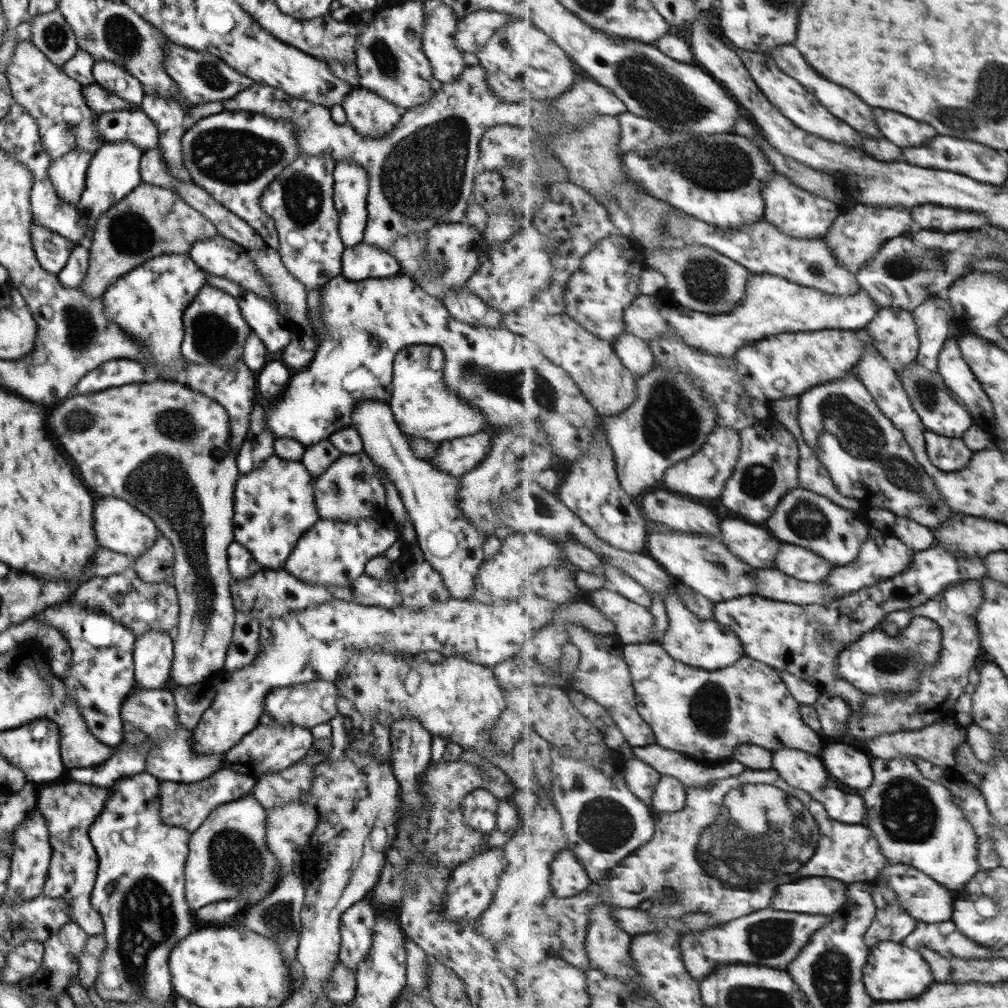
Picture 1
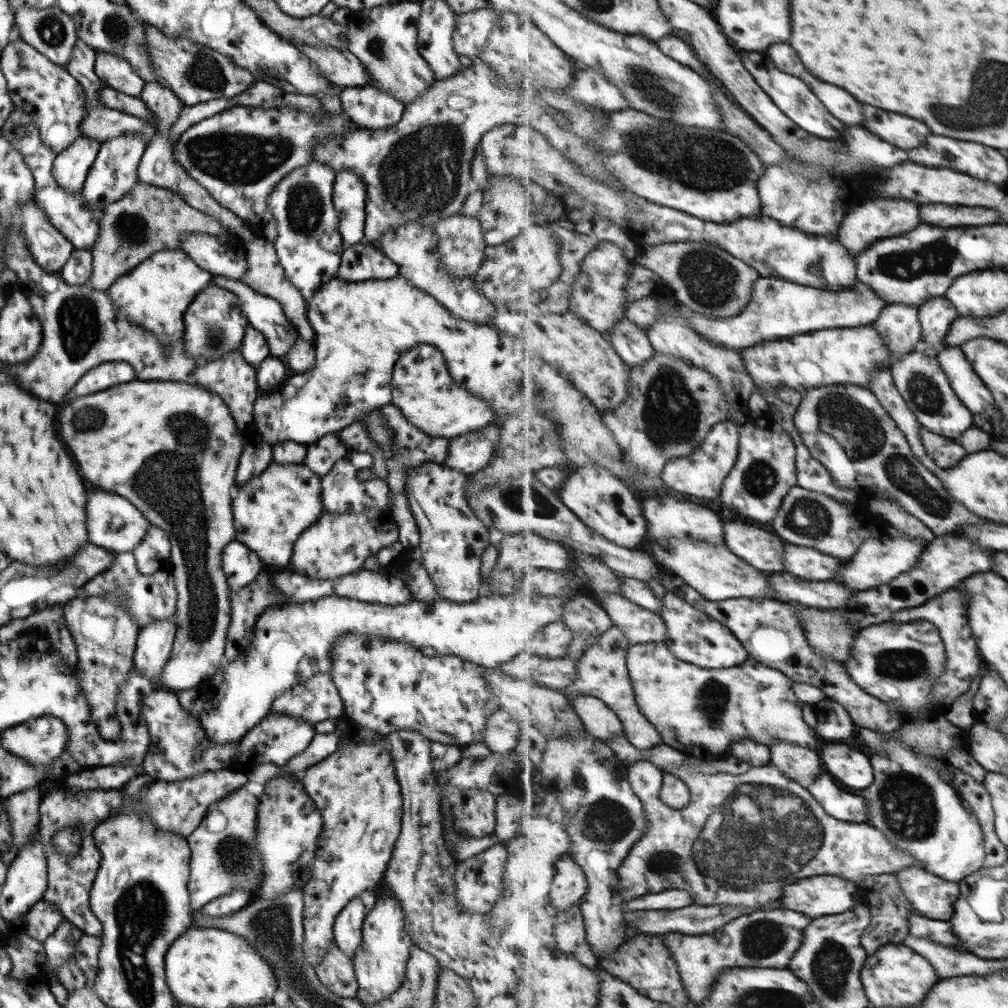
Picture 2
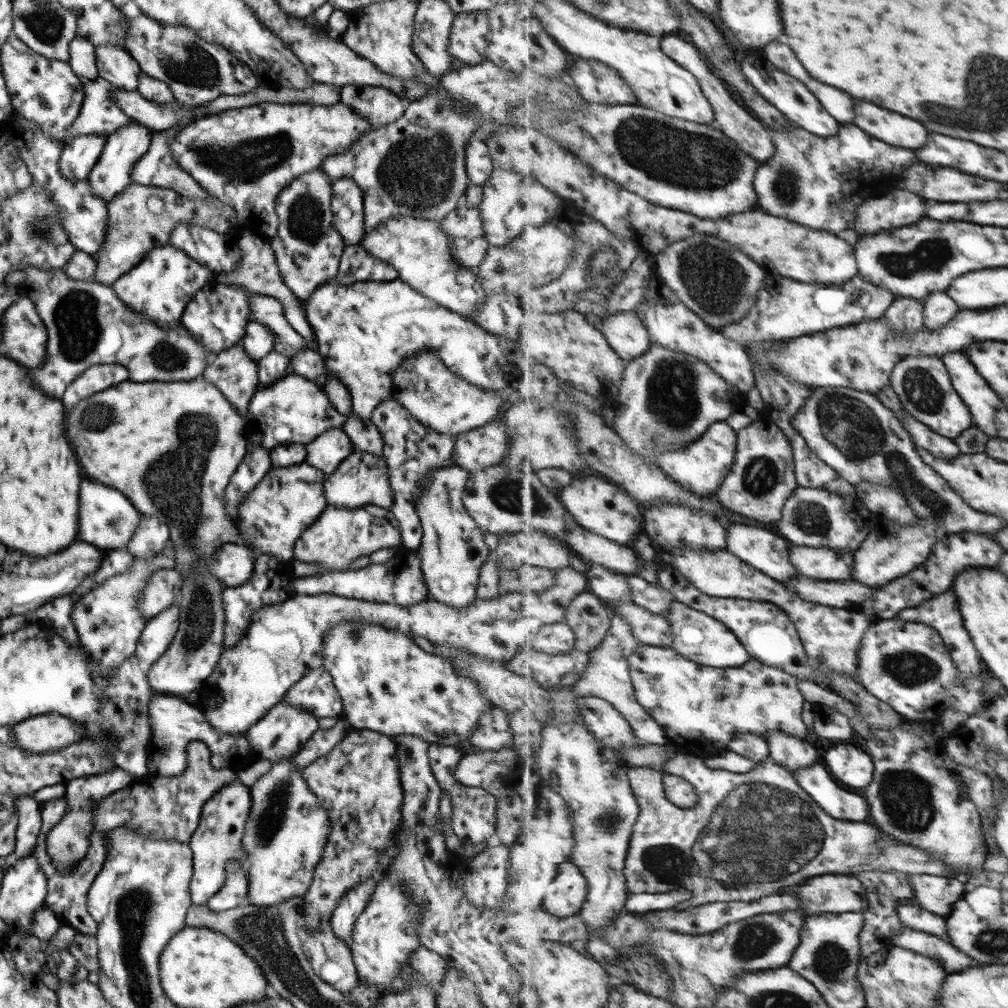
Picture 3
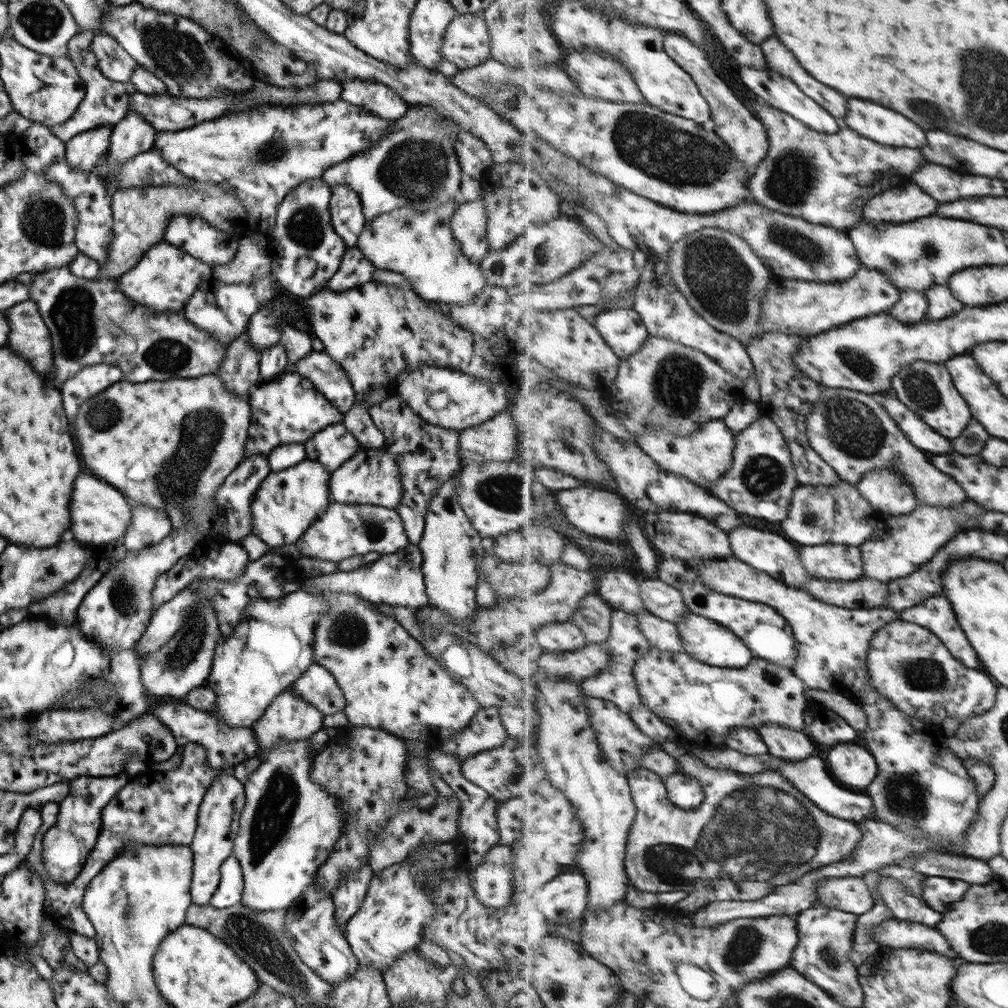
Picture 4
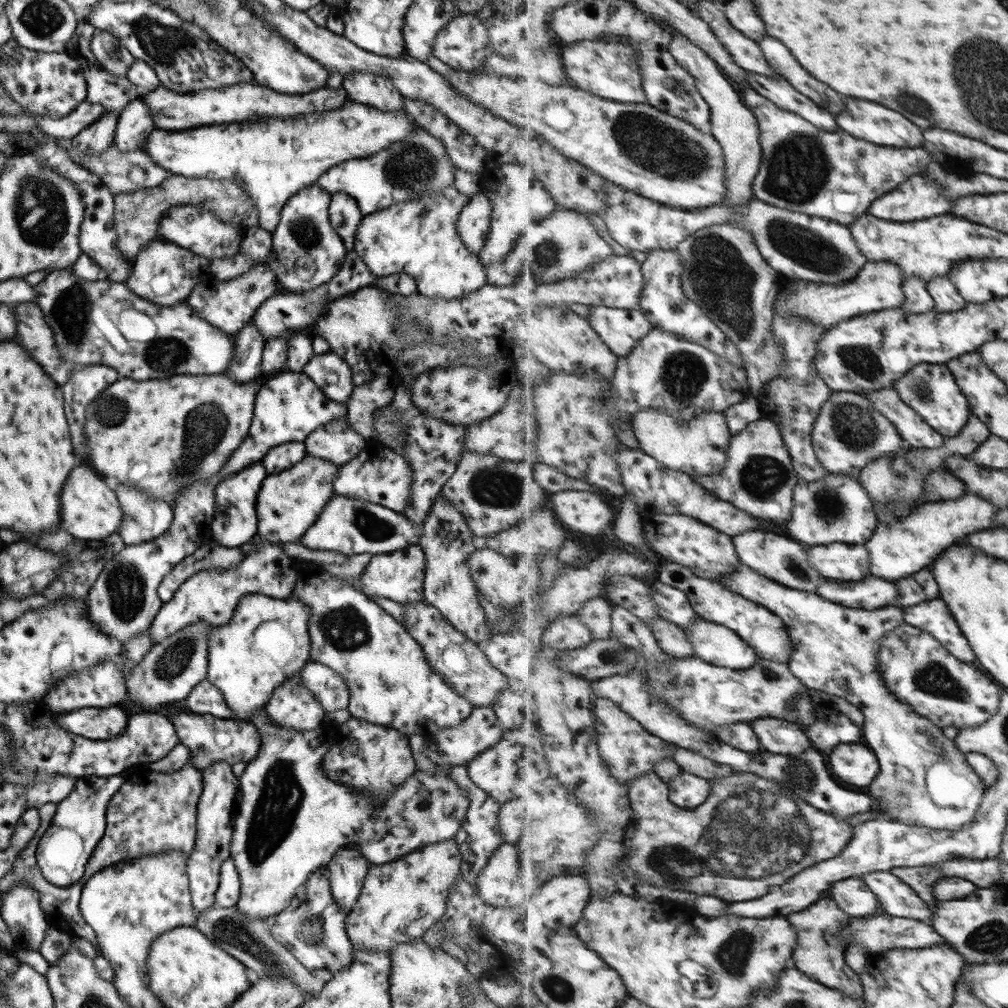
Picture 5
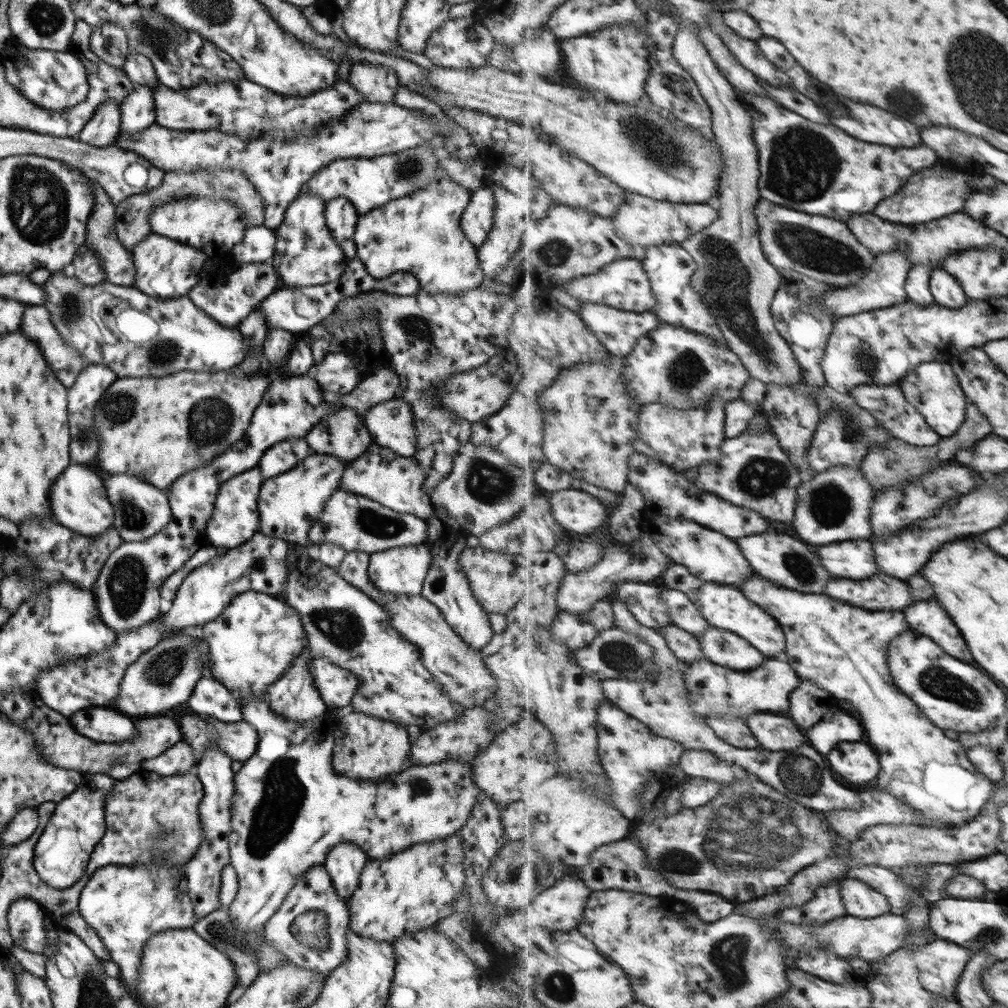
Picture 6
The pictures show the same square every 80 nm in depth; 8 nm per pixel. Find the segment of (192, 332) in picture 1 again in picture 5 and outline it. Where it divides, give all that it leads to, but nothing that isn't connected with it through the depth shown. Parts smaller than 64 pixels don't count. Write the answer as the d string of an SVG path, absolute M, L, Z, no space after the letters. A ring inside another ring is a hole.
M263 262L255 264L251 270L245 271L245 274L235 277L233 280L218 280L210 275L203 277L191 289L184 302L207 324L218 328L225 334L234 335L243 328L246 322L251 320L261 303L275 293L275 283L275 275L267 269L267 264Z

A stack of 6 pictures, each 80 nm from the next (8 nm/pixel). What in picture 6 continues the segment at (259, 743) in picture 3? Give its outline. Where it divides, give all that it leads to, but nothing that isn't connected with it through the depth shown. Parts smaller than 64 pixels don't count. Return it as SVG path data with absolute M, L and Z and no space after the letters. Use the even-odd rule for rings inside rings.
M303 647L285 673L265 691L269 708L285 720L319 720L327 709L309 675L308 666L312 660L309 650Z

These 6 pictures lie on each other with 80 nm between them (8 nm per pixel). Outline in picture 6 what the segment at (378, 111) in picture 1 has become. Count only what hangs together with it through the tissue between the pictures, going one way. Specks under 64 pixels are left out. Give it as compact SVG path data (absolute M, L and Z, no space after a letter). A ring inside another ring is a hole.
M356 62L350 65L346 80L362 94L367 103L393 103L396 89L399 87L392 68L368 62Z

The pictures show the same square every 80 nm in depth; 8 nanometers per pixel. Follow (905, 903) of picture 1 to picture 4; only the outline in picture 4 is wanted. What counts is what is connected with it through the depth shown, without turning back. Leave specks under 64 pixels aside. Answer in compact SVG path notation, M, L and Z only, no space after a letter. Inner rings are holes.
M928 876L924 880L922 894L933 910L943 913L950 904L963 901L971 887L972 884L964 880Z

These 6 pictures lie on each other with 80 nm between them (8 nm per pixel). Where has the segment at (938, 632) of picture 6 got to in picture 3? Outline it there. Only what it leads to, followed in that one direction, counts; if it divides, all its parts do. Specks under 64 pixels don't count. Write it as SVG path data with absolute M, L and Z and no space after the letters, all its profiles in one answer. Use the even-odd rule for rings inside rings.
M947 591L935 598L926 600L915 608L903 610L897 618L906 622L917 622L933 626L942 636L942 640L947 648L950 648L951 655L954 656L955 666L959 669L959 679L965 681L967 677L977 677L983 672L983 662L969 632L964 628L963 614L959 610L957 594L955 591Z

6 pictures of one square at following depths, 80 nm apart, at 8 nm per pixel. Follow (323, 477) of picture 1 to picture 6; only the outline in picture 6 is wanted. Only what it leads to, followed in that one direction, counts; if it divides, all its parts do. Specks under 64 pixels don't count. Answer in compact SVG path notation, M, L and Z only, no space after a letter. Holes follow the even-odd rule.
M371 442L363 454L347 463L341 473L338 489L374 500L395 512L426 519L434 507L422 490L423 481L424 470L412 457L399 456L396 452Z

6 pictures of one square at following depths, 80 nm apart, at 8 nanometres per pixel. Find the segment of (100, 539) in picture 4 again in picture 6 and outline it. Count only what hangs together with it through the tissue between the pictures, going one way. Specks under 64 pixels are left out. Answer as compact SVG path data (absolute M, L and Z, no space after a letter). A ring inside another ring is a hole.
M67 466L63 470L63 476L53 482L51 486L51 508L52 518L55 523L80 534L81 536L97 536L105 532L114 519L113 505L106 495L102 478L87 470L87 466Z

